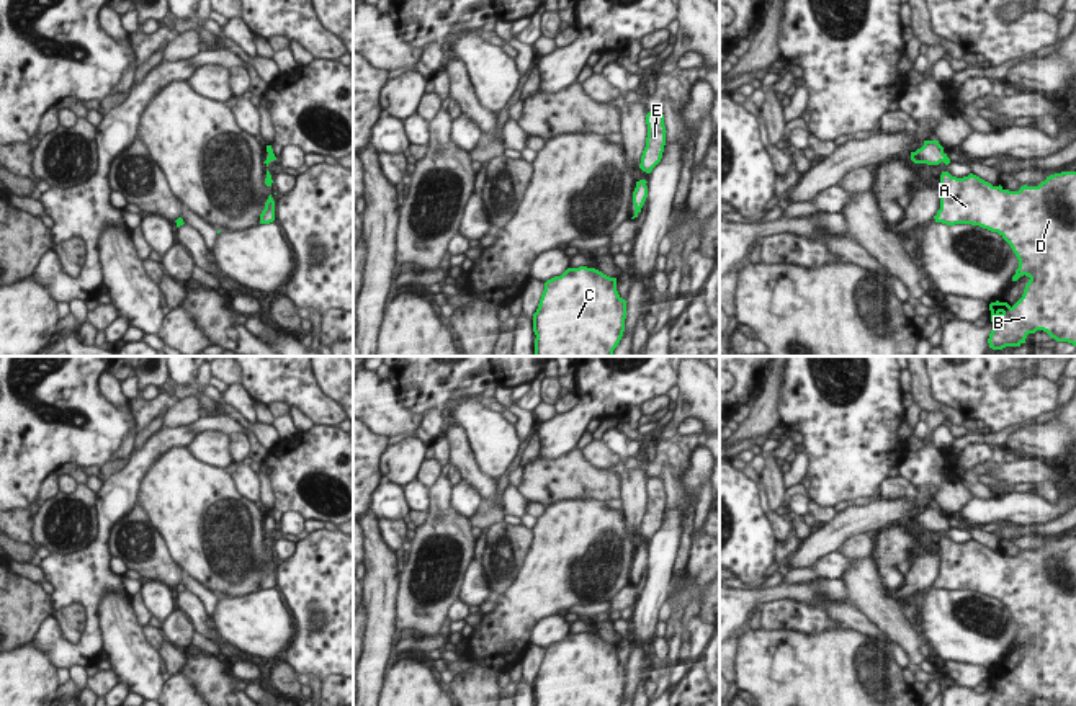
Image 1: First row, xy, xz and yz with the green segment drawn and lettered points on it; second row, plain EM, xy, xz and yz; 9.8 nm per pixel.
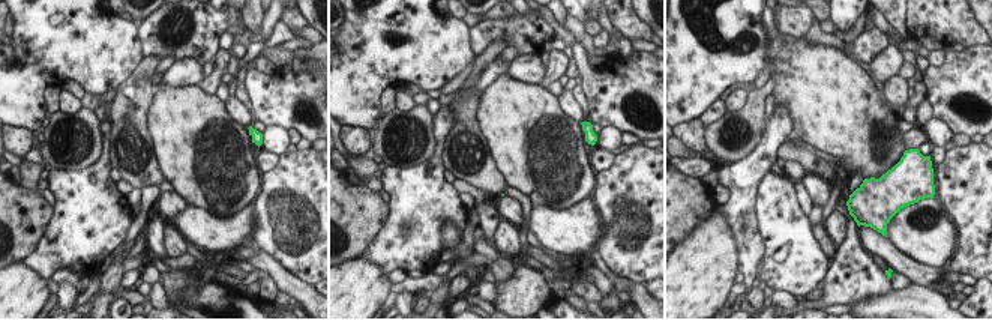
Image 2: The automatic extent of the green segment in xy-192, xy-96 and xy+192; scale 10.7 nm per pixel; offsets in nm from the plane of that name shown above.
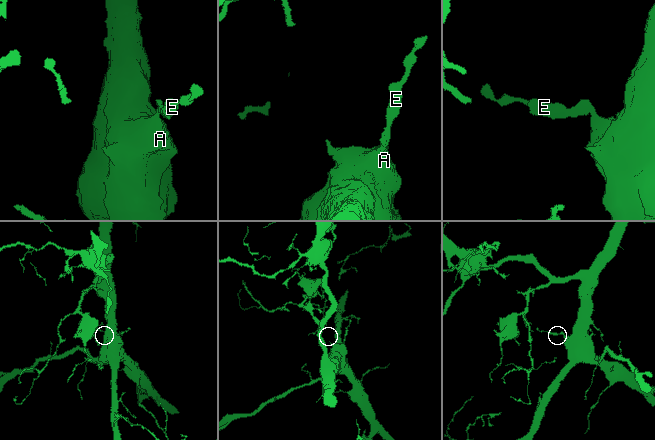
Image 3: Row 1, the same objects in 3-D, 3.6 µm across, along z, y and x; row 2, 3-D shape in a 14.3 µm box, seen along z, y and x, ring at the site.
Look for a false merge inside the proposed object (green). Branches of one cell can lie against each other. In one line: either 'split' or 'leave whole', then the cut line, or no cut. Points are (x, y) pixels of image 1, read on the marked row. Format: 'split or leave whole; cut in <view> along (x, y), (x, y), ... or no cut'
leave whole; no cut

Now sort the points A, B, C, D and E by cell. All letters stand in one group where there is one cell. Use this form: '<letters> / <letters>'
A B C D E

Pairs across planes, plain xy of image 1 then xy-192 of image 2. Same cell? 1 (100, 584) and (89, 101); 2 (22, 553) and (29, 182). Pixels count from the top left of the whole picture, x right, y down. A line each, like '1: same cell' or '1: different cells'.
1: different cells
2: same cell

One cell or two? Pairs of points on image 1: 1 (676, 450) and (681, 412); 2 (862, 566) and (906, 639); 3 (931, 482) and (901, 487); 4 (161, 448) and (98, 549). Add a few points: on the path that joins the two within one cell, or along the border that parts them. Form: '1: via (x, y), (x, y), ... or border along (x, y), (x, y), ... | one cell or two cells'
1: border along (676, 433), (658, 442) | two cells
2: via (864, 584), (872, 600), (892, 621) | one cell
3: border along (900, 474), (913, 484), (919, 499) | two cells
4: via (134, 471), (118, 492), (107, 523) | one cell

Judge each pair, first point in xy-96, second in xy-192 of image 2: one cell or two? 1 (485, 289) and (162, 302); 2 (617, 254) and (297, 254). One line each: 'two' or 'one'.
1: one
2: one

